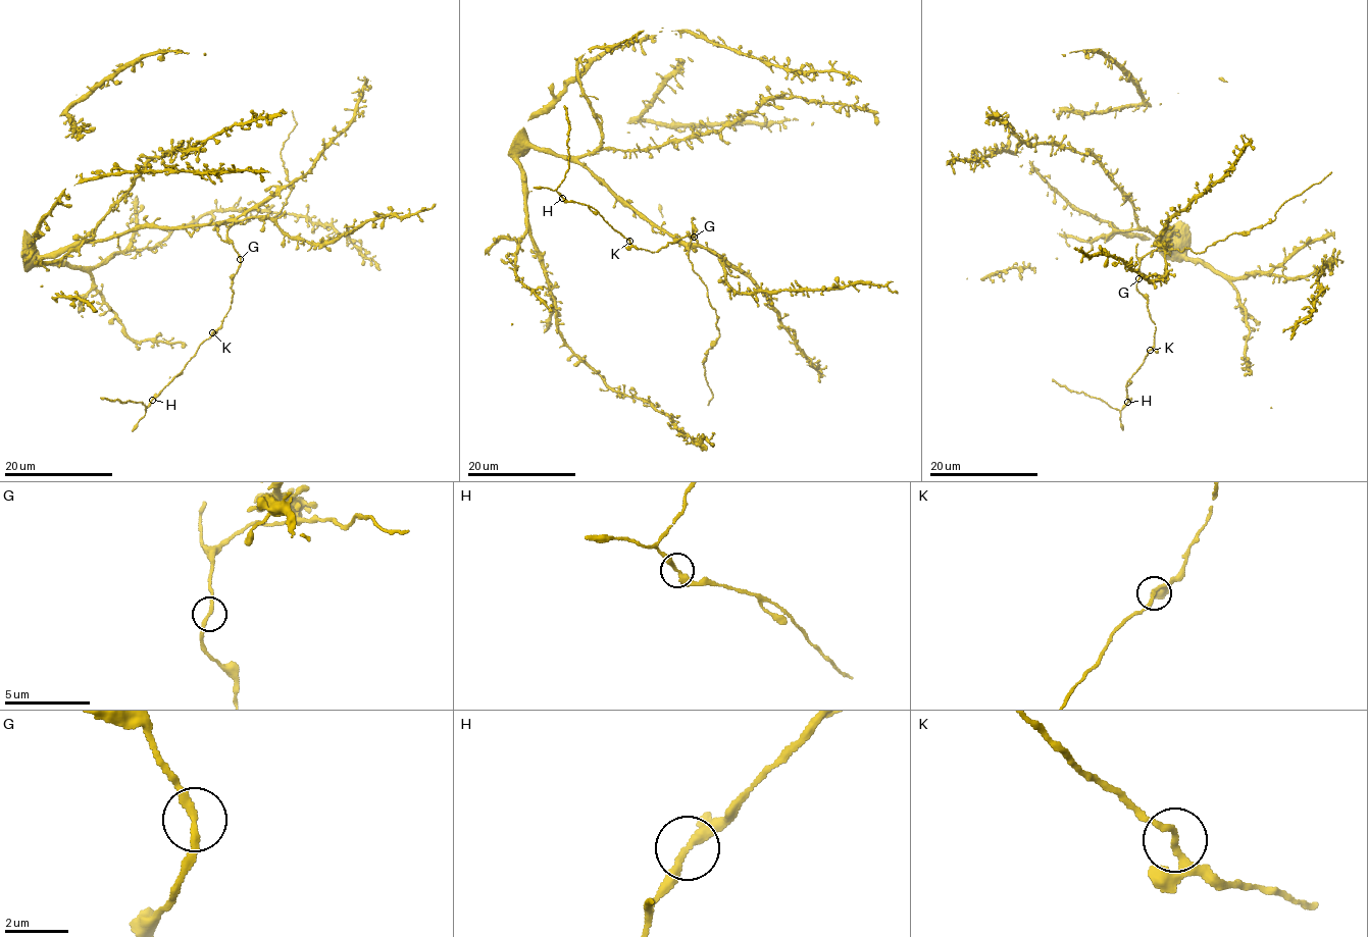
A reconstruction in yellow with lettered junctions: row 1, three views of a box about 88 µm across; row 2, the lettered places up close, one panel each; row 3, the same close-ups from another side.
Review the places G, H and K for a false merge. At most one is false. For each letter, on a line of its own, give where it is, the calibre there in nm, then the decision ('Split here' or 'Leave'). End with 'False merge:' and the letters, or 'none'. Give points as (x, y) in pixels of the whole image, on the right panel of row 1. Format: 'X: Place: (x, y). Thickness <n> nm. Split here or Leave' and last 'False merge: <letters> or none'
G: Place: (1138, 278). Thickness 200 nm. Leave
H: Place: (1127, 402). Thickness 280 nm. Leave
K: Place: (1150, 350). Thickness 200 nm. Leave
False merge: none

